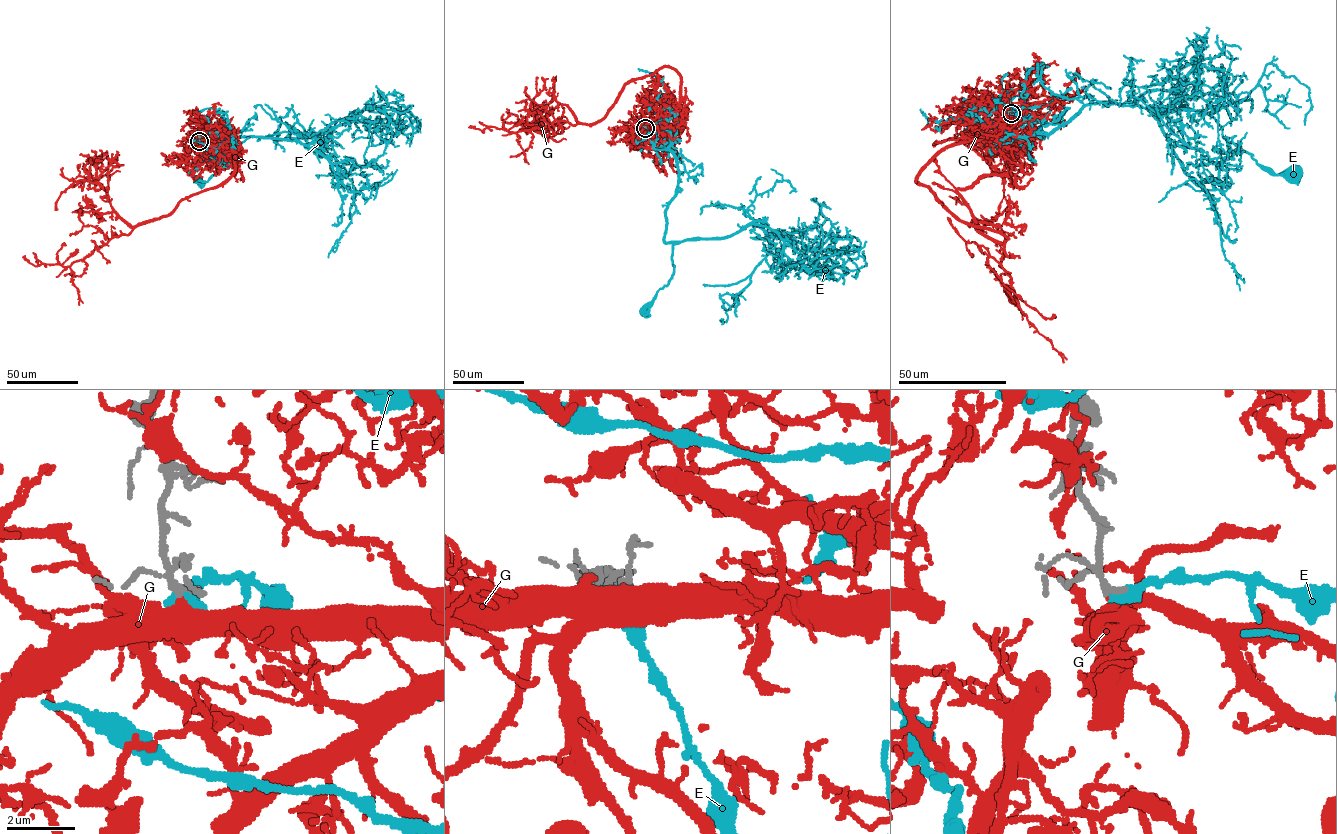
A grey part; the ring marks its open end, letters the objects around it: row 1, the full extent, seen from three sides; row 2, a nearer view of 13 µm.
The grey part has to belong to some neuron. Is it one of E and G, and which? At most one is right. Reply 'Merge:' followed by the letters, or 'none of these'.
Merge: G

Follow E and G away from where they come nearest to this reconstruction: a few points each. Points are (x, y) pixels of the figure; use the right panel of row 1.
E: (1012, 112), (1038, 116), (1048, 133), (1088, 104), (1171, 91), (1262, 168), (1296, 171)
G: (1012, 113), (1004, 130), (942, 148), (918, 174), (1001, 243), (975, 227), (957, 190), (1005, 174), (1015, 133)

